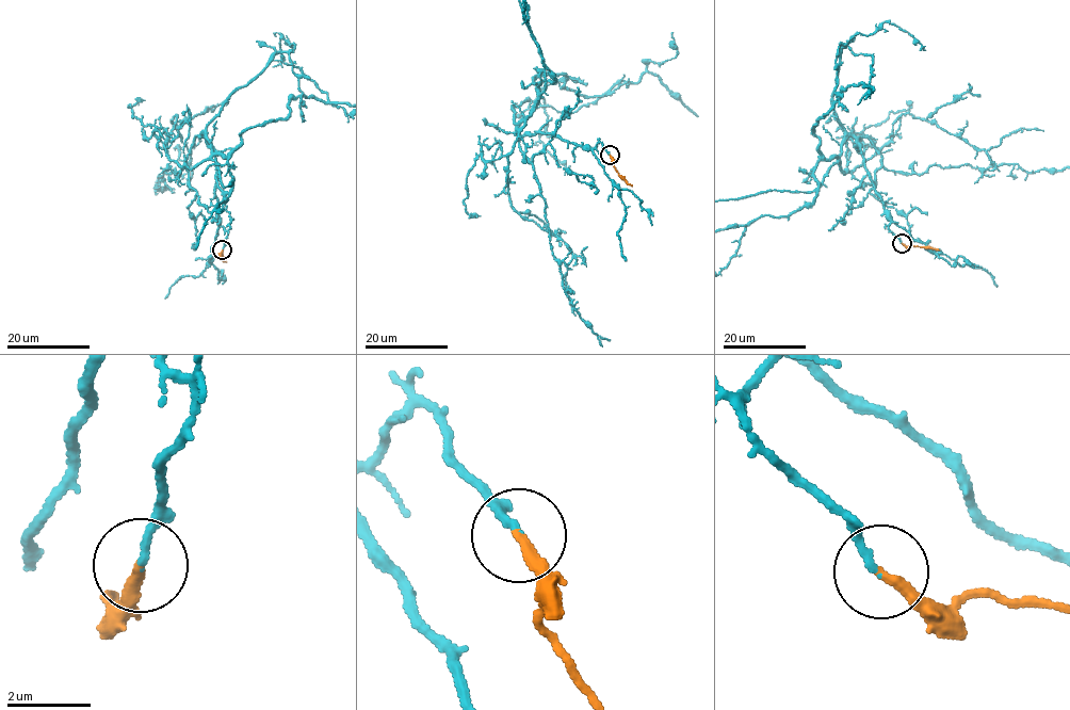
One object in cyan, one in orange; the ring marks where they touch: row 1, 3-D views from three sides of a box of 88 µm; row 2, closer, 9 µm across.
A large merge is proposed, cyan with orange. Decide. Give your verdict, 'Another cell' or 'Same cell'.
Same cell

